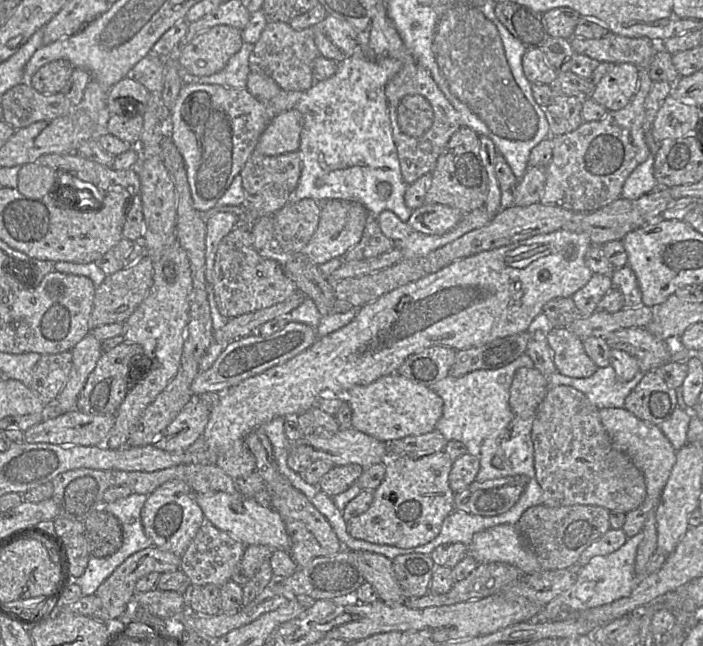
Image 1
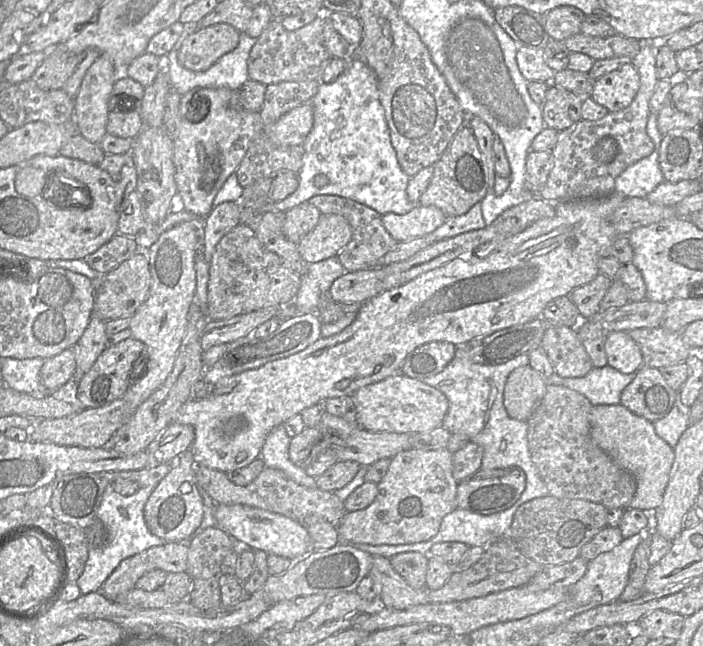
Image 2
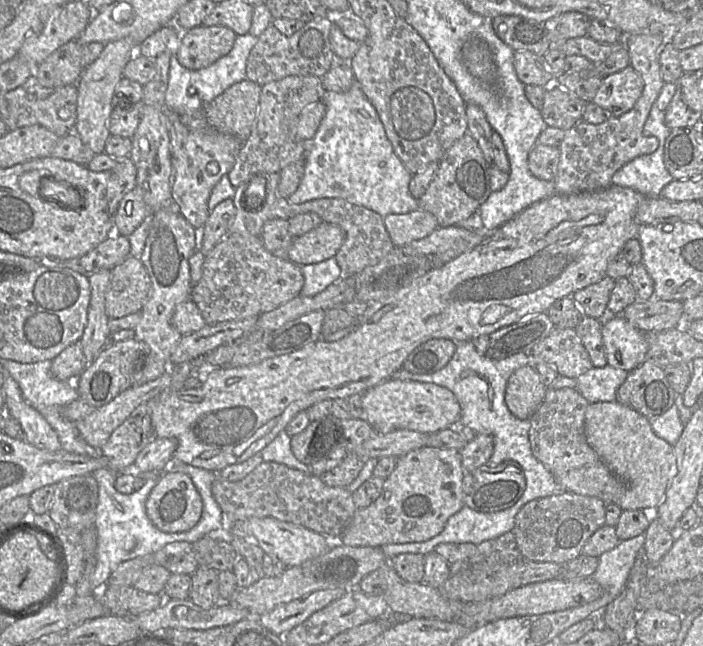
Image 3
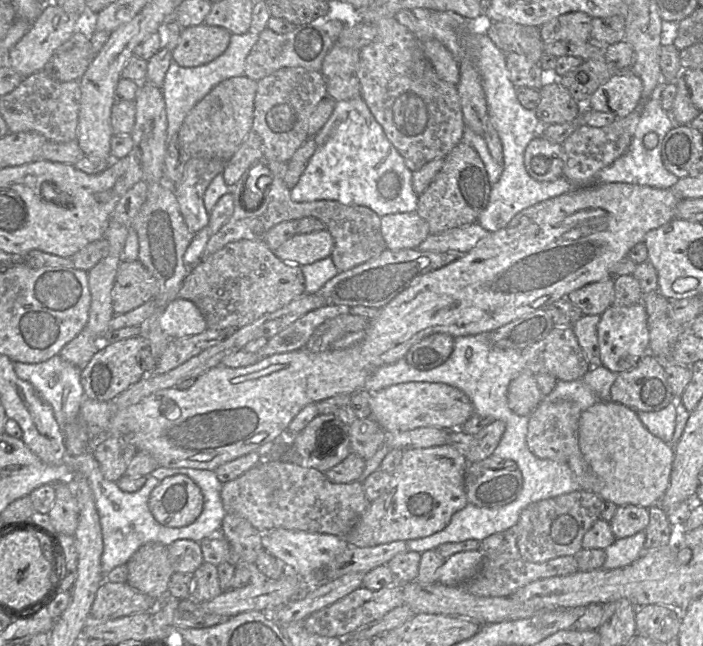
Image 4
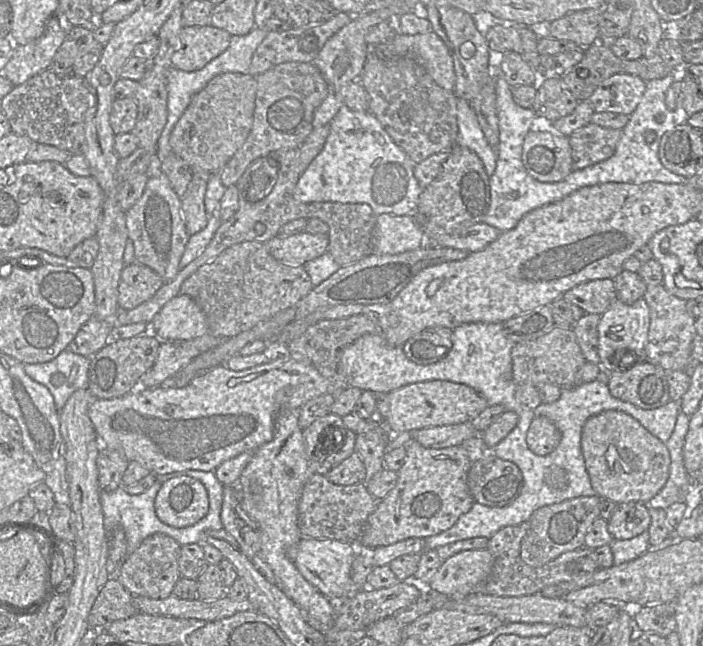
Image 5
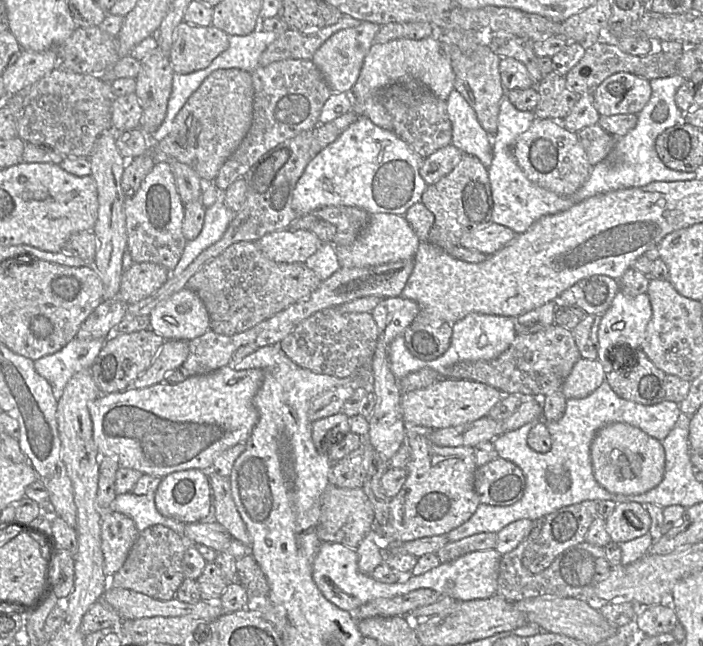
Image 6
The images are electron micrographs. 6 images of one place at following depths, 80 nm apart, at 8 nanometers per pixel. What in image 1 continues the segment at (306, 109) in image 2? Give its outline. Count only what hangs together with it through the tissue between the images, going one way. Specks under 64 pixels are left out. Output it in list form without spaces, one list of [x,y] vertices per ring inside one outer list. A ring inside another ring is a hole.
[[[295,107],[273,115],[254,151],[266,156],[298,151],[302,125],[302,115]]]

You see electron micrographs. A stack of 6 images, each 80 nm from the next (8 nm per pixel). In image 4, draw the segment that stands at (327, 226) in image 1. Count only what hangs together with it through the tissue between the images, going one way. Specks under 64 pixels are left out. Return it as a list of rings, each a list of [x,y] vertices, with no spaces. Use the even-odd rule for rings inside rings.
[[[324,229],[294,235],[282,243],[274,254],[282,261],[302,266],[329,257],[333,247],[333,237]]]

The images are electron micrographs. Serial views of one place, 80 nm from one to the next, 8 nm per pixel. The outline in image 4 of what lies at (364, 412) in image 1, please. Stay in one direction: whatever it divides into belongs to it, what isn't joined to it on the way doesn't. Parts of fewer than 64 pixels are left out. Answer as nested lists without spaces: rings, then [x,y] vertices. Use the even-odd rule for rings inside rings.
[[[399,383],[372,393],[371,397],[371,417],[386,432],[404,432],[422,427],[453,430],[461,428],[473,414],[474,407],[469,397],[445,383]]]

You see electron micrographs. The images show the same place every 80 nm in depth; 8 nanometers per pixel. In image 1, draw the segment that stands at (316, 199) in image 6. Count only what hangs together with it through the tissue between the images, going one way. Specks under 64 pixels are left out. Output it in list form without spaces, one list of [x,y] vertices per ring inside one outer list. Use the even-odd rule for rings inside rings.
[[[359,46],[352,56],[339,63],[332,77],[314,81],[312,87],[304,91],[295,105],[303,118],[298,150],[301,175],[287,203],[304,198],[318,202],[352,200],[361,203],[374,215],[390,210],[401,221],[408,221],[413,209],[404,202],[408,184],[401,175],[385,94],[387,83],[400,68],[401,63],[393,58],[367,59]],[[317,179],[323,179],[321,187],[316,186]],[[383,181],[391,185],[388,198],[381,198],[377,193],[377,184]]]

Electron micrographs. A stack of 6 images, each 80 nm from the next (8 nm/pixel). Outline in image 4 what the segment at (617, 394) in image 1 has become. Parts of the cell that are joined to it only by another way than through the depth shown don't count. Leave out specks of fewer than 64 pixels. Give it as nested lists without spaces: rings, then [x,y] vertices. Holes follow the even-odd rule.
[[[604,366],[591,367],[582,379],[558,380],[552,392],[543,399],[549,402],[570,400],[583,412],[598,401],[610,401],[610,390],[616,376]]]

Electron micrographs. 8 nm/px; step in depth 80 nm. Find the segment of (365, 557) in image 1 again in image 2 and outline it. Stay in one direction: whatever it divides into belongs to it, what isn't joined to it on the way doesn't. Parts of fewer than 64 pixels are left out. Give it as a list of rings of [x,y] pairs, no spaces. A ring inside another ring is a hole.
[[[373,556],[369,575],[379,586],[379,595],[384,607],[406,610],[428,603],[428,589],[414,589],[393,568],[391,560]]]

